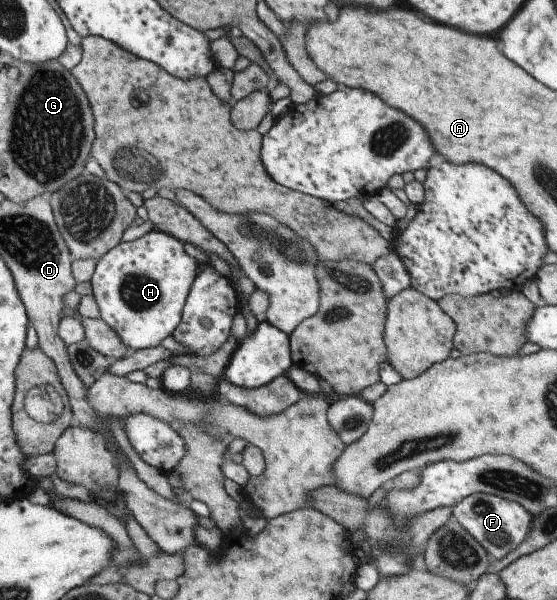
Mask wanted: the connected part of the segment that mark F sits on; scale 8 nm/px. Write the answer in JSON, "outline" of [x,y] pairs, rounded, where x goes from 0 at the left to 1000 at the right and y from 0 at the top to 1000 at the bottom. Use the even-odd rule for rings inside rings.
{"outline":[[[851,822],[810,845],[810,860],[865,912],[880,933],[901,932],[941,900],[952,882],[952,860],[930,838],[901,828]]]}

